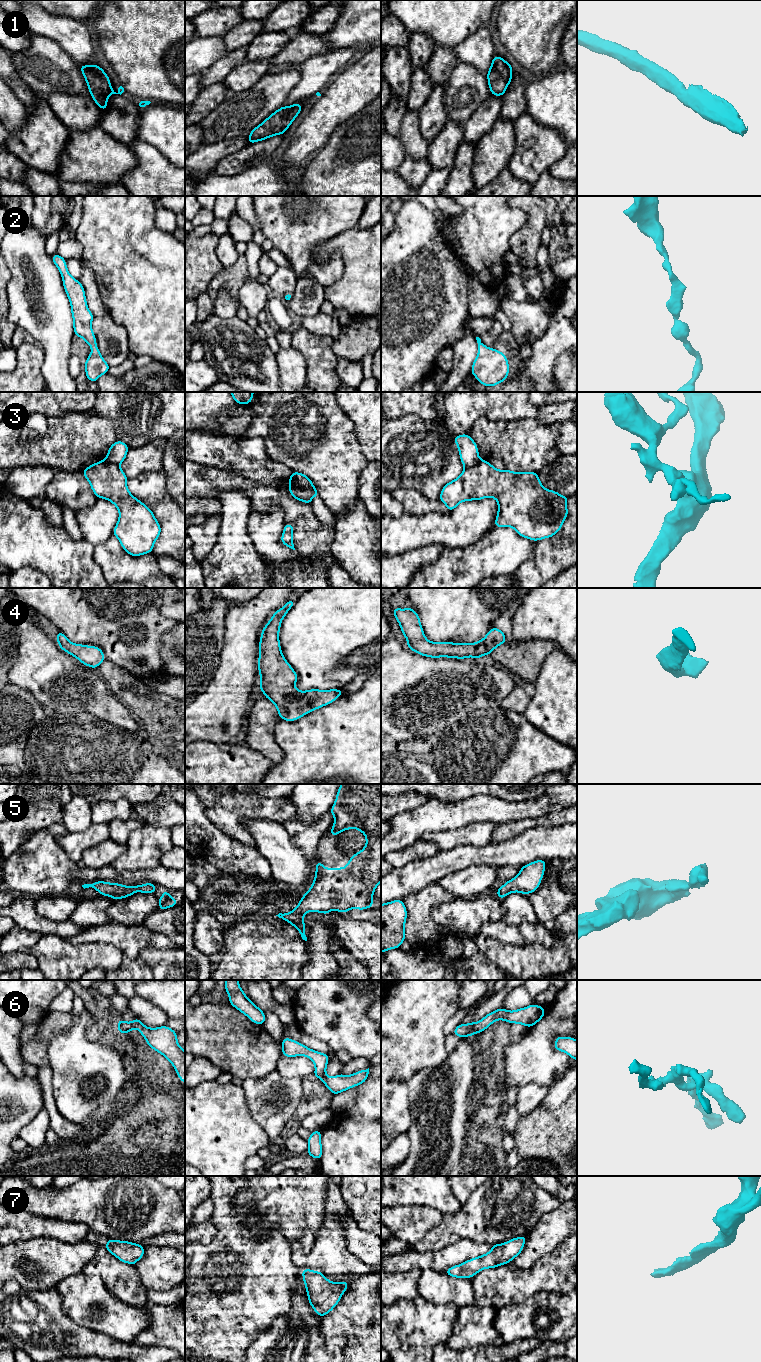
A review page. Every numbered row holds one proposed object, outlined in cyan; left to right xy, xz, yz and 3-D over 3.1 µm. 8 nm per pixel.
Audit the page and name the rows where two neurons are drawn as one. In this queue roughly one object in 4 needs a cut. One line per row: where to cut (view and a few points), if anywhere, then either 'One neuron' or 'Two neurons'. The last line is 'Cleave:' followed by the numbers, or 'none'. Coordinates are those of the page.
1: No split. One neuron
2: No split. One neuron
3: Split along xz (290, 478), (303, 486), (311, 486), (313, 496). Two neurons
4: No split. One neuron
5: No split. One neuron
6: No split. One neuron
7: No split. One neuron
Cleave: 3

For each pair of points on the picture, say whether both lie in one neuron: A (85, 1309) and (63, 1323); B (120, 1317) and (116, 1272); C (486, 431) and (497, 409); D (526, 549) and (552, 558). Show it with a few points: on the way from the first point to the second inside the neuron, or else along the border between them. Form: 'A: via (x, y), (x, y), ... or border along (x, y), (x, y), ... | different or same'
A: border along (62, 1309), (75, 1322), (92, 1329) | different
B: border along (102, 1281), (115, 1296), (128, 1304), (140, 1307) | different
C: border along (514, 419), (495, 422), (480, 417), (469, 430) | different
D: border along (535, 541), (533, 555), (518, 569) | different

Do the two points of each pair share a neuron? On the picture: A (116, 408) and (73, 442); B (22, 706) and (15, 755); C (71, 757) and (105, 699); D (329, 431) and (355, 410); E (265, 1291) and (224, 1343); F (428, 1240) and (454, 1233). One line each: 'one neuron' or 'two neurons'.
A: two neurons
B: one neuron
C: two neurons
D: two neurons
E: one neuron
F: one neuron

